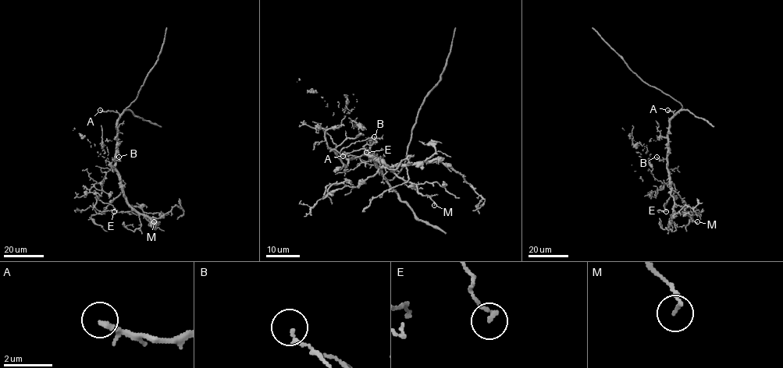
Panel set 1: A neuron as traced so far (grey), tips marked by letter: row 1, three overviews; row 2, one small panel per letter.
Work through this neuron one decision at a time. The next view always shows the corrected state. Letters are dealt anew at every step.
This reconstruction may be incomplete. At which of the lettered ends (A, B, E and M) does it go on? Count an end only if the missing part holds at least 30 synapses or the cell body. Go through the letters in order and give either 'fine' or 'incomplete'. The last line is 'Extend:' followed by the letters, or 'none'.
A: incomplete
B: fine
E: fine
M: fine
Extend: A

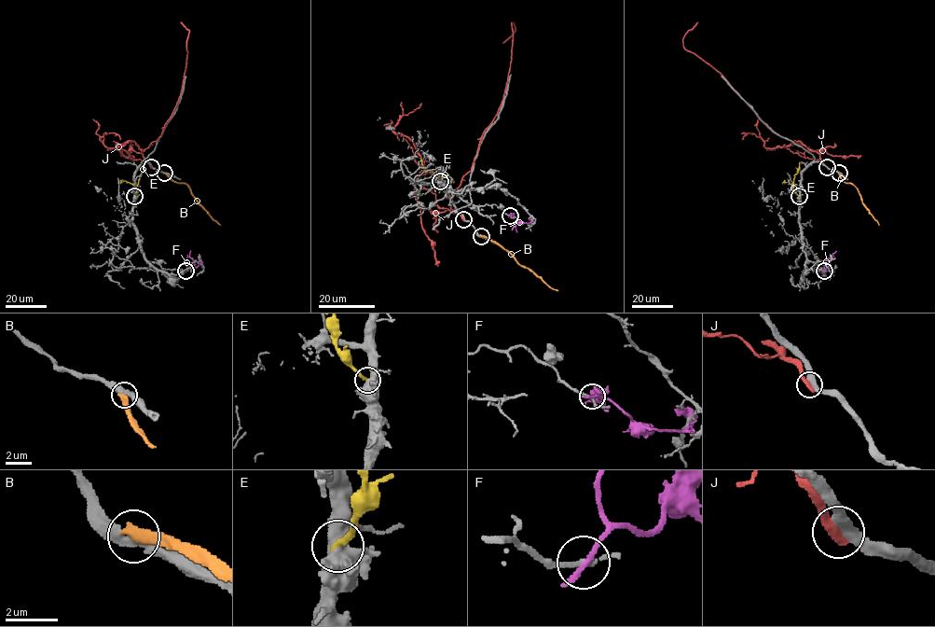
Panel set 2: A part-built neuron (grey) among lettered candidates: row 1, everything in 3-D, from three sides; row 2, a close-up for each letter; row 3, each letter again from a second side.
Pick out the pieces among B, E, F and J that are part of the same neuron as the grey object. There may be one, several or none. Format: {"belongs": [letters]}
{"belongs": []}

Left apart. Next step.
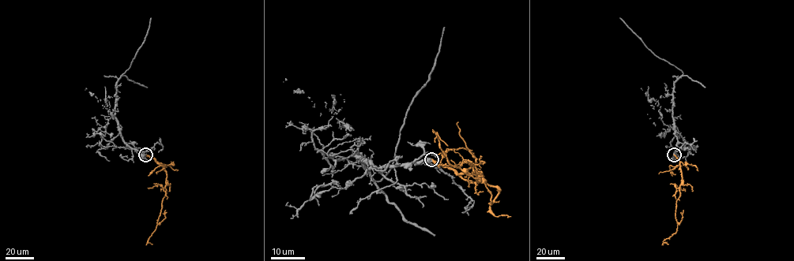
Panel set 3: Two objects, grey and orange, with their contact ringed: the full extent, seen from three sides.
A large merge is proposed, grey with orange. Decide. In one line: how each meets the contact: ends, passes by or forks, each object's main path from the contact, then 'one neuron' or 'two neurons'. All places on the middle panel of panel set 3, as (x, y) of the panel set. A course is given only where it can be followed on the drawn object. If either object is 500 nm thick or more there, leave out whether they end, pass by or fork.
course grey (431, 159), (379, 168), (356, 154), (377, 181), (385, 174), (412, 98), (428, 80), (444, 27); course orange (431, 159), (458, 173), (483, 178), (468, 162), (458, 168), (447, 162), (437, 132), (447, 146); one neuron

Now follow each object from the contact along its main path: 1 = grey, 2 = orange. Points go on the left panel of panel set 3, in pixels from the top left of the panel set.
1: (145, 154), (131, 148), (120, 134), (114, 116), (116, 83), (130, 66), (144, 39), (151, 18)
2: (145, 154), (160, 165), (167, 176), (166, 195), (162, 200), (161, 212), (156, 229), (148, 241), (152, 244)

